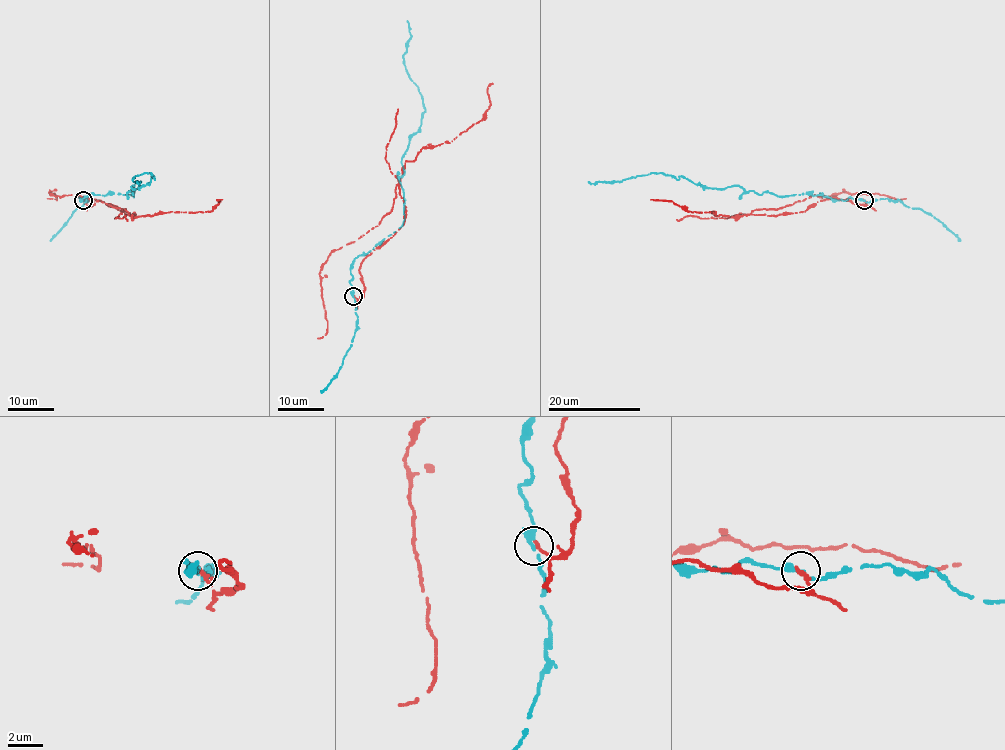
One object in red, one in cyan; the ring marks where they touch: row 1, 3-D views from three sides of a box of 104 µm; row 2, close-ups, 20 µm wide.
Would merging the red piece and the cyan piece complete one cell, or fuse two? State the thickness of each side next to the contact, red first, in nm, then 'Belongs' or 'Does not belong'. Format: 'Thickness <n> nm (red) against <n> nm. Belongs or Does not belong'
Thickness 240 nm (red) against 260 nm. Does not belong

